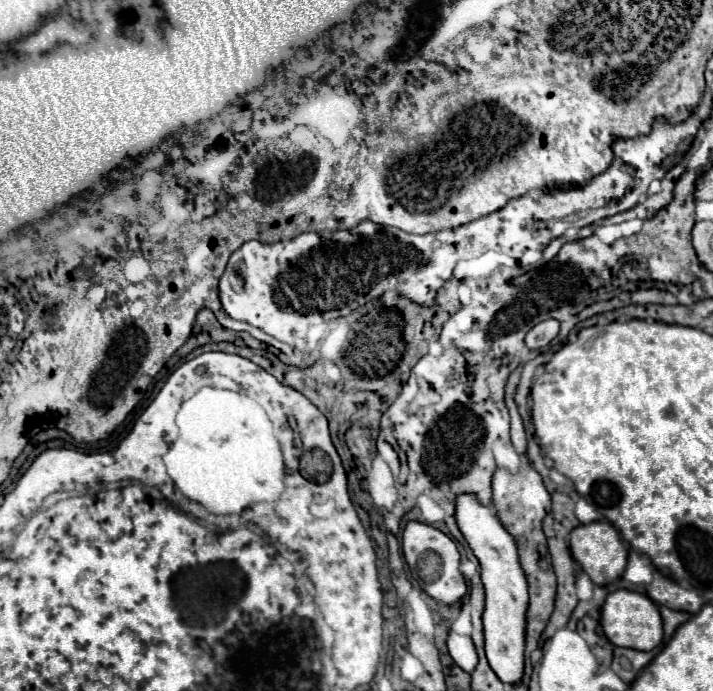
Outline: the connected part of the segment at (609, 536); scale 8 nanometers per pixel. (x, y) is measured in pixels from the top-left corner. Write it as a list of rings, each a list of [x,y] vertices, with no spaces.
[[[590,522],[590,524],[580,524],[570,532],[570,552],[574,560],[582,566],[582,570],[590,576],[590,580],[598,586],[606,586],[618,576],[622,576],[626,568],[626,558],[628,558],[628,546],[620,538],[618,530],[606,522]]]

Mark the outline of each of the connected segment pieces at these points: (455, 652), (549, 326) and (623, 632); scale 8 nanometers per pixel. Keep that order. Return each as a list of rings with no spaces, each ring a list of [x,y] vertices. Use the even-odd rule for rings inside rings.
[[[462,638],[460,640],[460,646],[454,646],[454,648],[448,648],[450,650],[450,656],[454,658],[454,662],[464,670],[464,672],[472,672],[478,664],[478,654],[476,654],[476,648],[474,648],[474,642],[472,638]]]
[[[548,318],[548,320],[536,324],[536,326],[526,334],[526,344],[528,344],[528,348],[532,348],[532,350],[544,348],[546,344],[550,344],[550,340],[556,338],[558,328],[560,328],[560,322],[554,320],[554,318]]]
[[[632,590],[610,592],[600,610],[600,626],[614,646],[626,646],[634,650],[654,650],[662,642],[662,618],[658,606],[646,594],[640,592]]]

